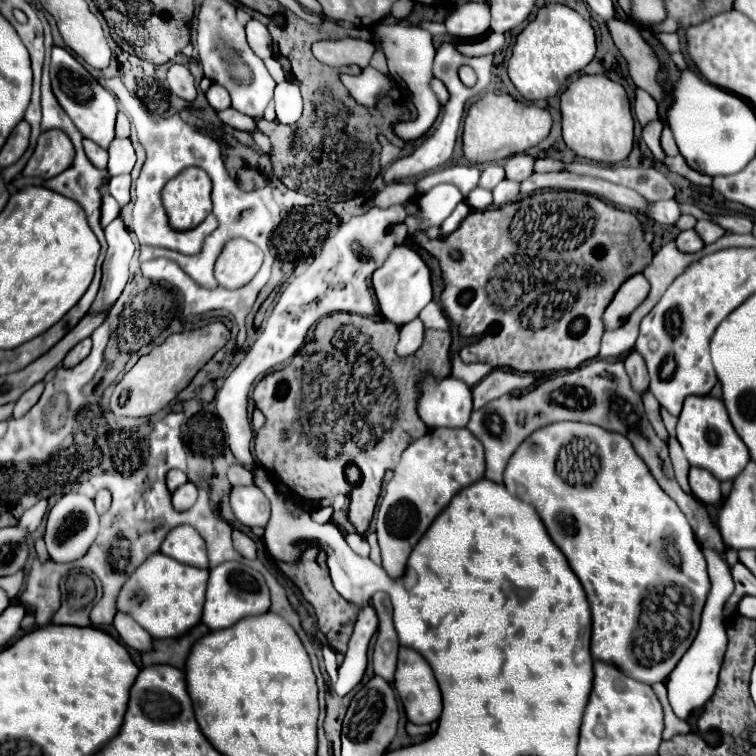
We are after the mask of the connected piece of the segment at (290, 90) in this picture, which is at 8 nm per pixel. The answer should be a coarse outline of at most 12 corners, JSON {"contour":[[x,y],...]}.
{"contour":[[294,81],[274,89],[278,123],[292,125],[302,115],[302,97]]}

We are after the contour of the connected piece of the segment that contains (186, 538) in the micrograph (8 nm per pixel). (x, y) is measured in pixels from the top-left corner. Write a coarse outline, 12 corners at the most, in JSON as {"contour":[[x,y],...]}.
{"contour":[[188,525],[172,529],[160,549],[192,567],[208,569],[206,543]]}

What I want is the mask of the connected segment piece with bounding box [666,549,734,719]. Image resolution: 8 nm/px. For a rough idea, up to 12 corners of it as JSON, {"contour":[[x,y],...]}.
{"contour":[[702,551],[712,589],[690,649],[668,675],[678,719],[712,697],[726,627],[722,607],[734,591],[730,565]]}

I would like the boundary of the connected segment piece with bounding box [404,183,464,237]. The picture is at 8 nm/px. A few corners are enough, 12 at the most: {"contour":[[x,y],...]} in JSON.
{"contour":[[436,185],[416,199],[418,213],[404,225],[416,231],[440,227],[462,201],[454,185]]}

